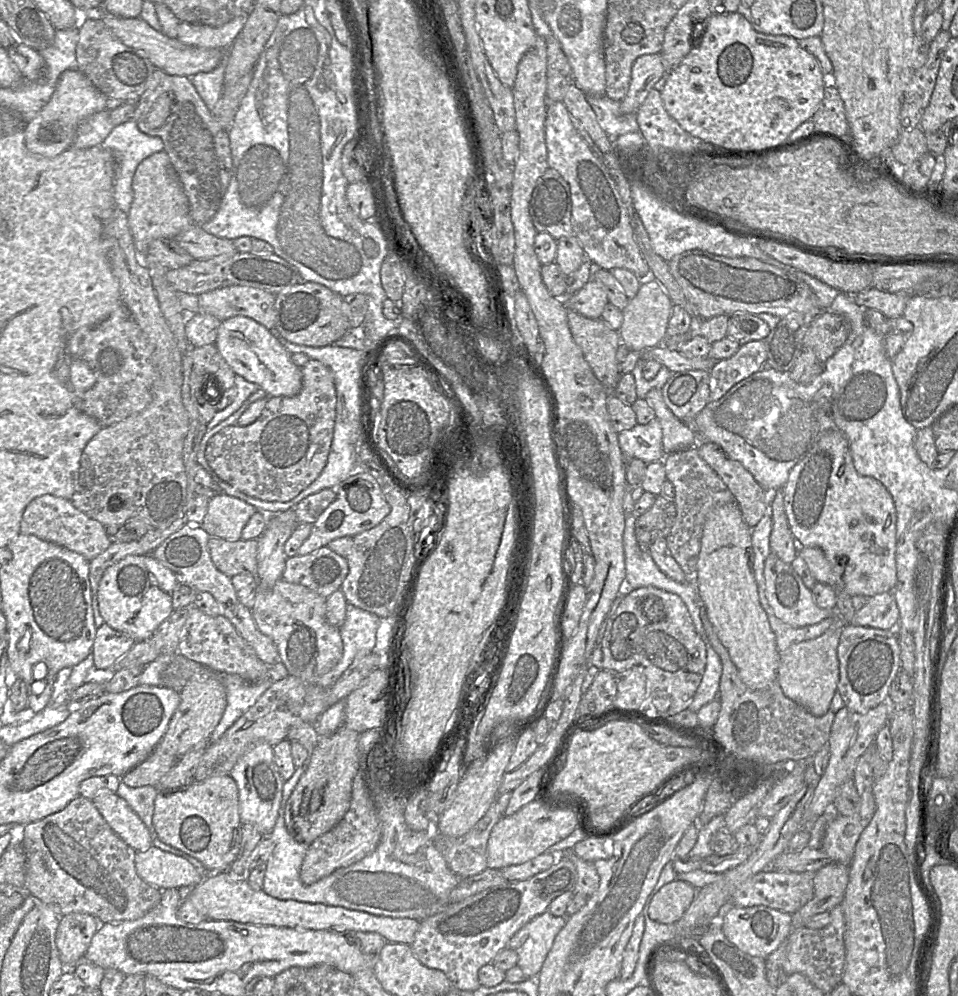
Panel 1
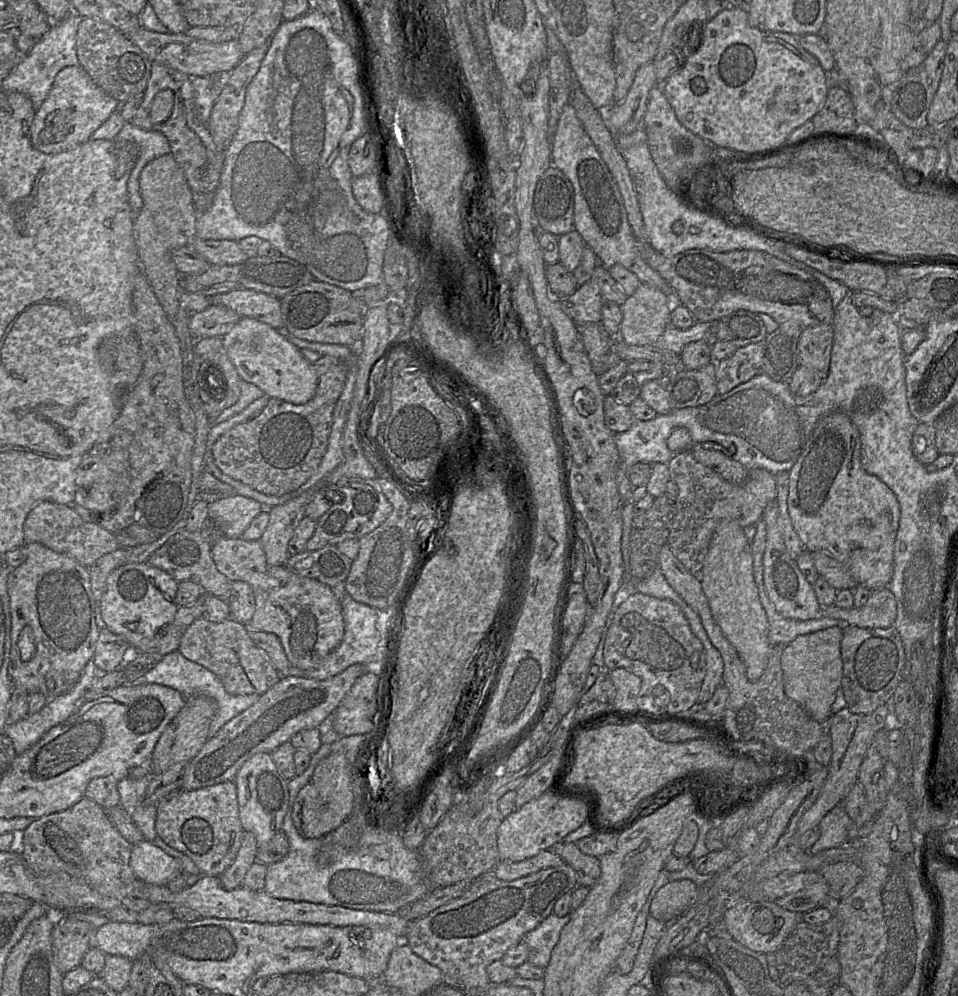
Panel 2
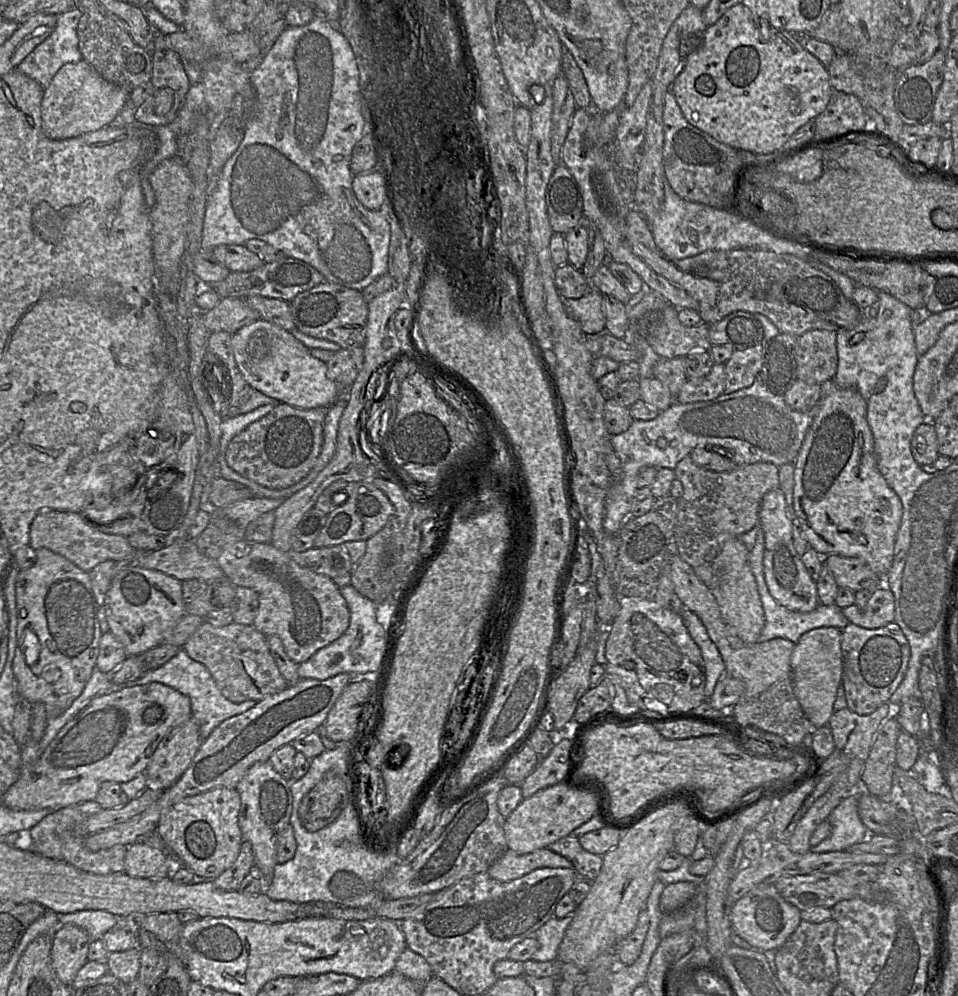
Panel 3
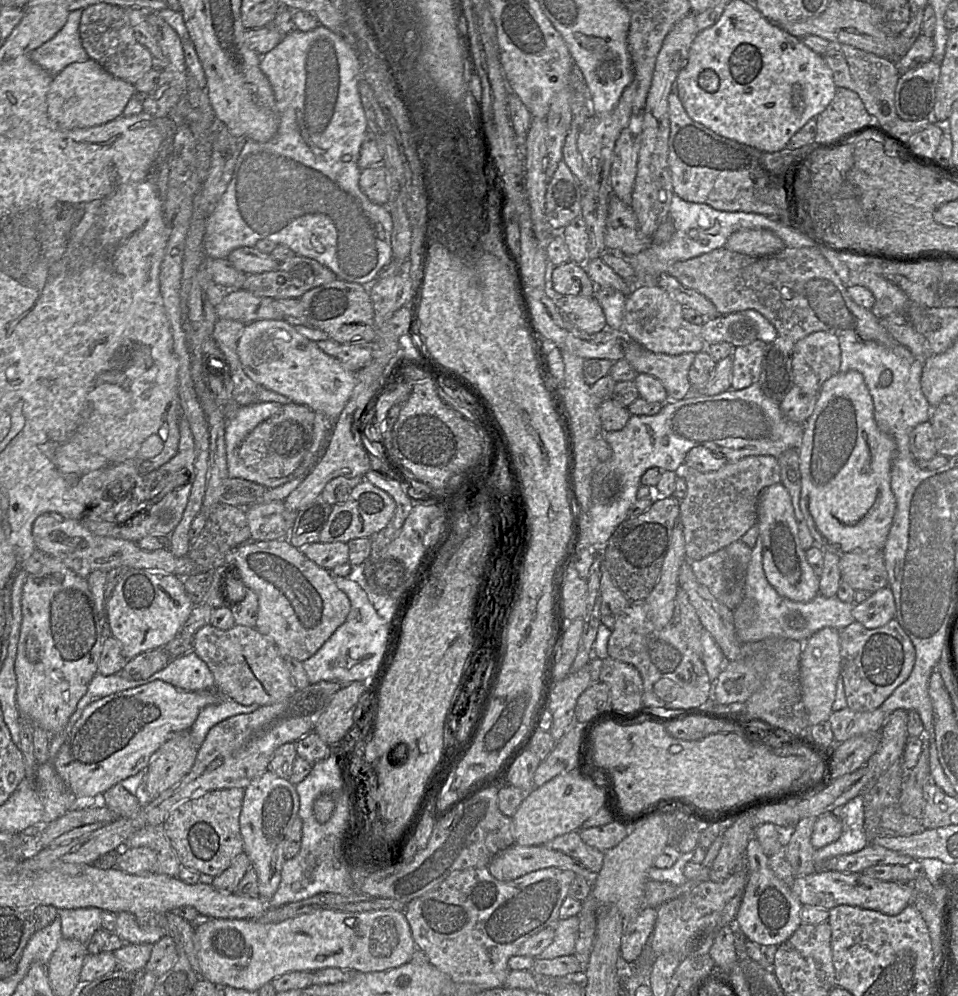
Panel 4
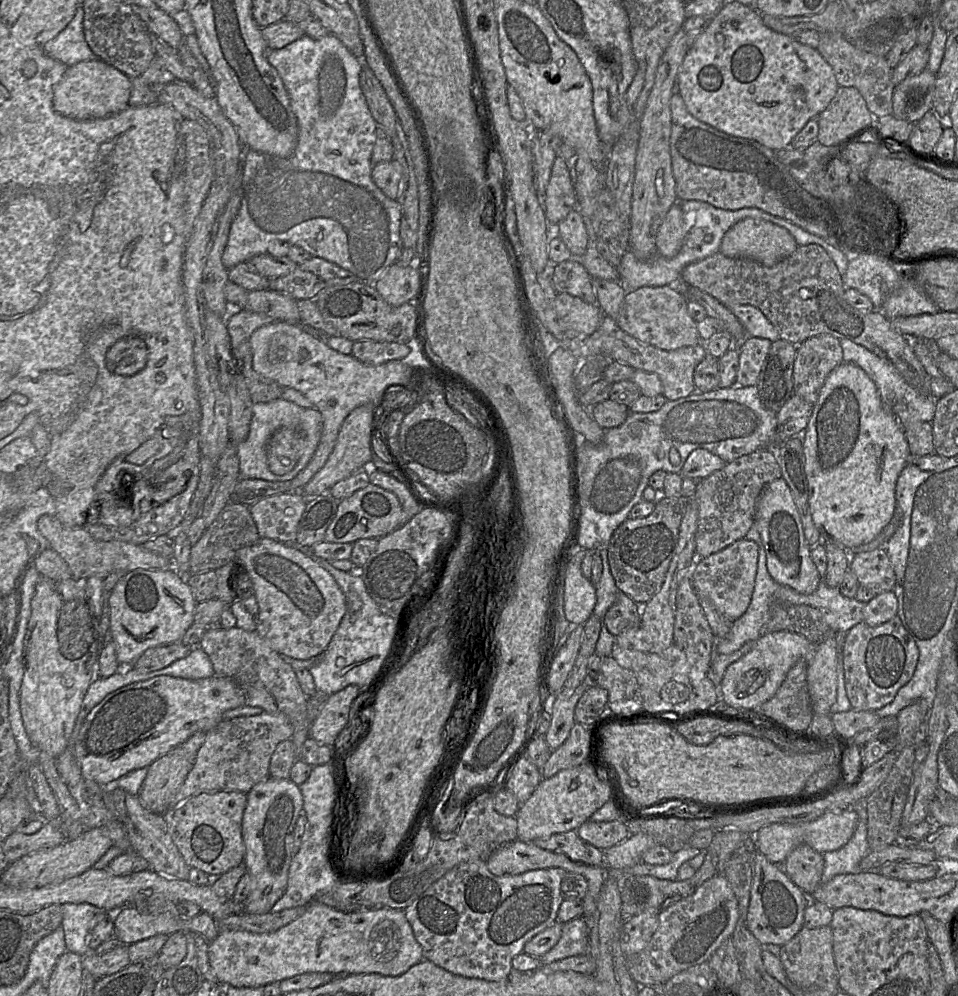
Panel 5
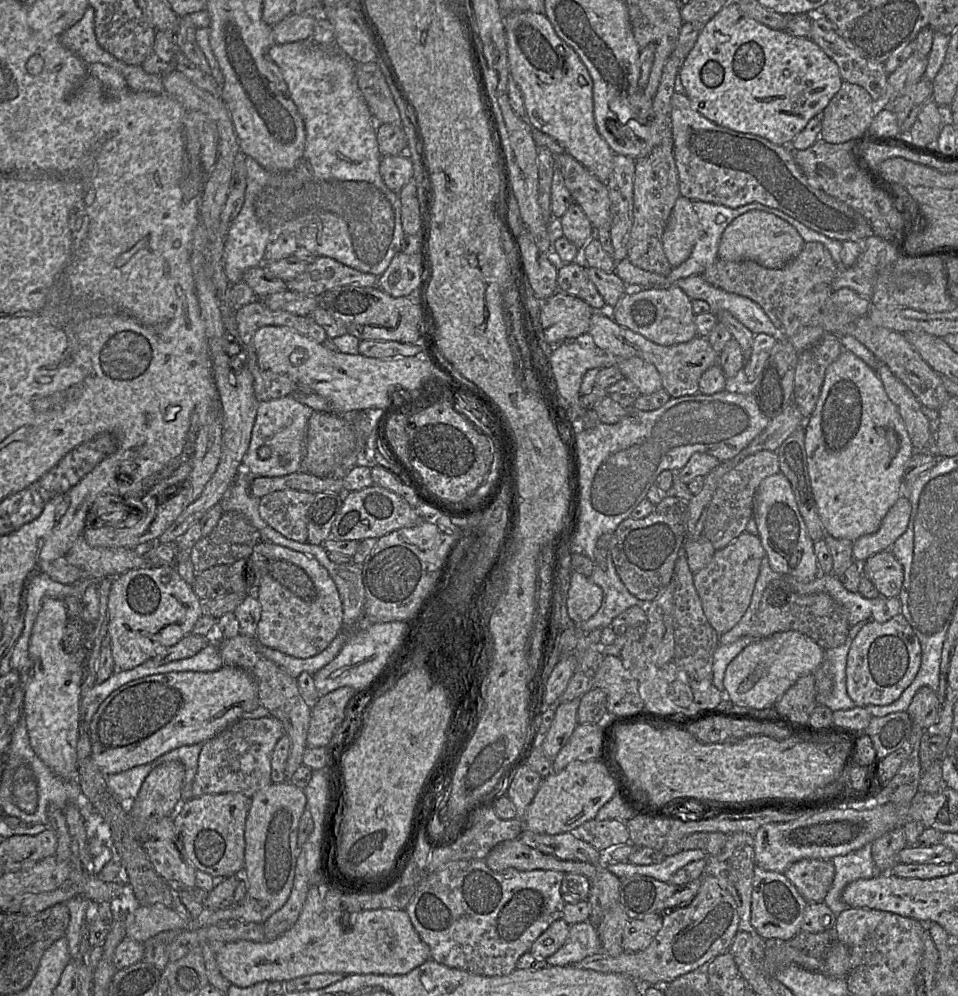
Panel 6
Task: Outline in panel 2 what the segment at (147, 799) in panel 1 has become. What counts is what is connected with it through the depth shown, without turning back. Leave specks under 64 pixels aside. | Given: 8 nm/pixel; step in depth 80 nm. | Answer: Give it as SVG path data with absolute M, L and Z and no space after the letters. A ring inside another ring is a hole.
M125 778L118 781L117 789L120 796L119 805L130 815L142 832L144 839L154 841L157 838L155 829L156 805L146 804L145 801L145 793L150 778Z

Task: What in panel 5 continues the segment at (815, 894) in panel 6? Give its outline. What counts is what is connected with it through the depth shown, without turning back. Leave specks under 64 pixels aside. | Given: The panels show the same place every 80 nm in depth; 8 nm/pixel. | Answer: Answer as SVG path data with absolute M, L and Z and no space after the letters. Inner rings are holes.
M801 844L789 853L781 866L790 880L811 896L821 883L824 859L809 845Z

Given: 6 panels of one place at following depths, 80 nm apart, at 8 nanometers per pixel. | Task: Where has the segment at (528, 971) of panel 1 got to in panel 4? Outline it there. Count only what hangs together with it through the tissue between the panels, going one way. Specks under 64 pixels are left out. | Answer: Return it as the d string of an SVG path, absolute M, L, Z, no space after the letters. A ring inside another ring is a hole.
M578 915L559 920L554 926L553 942L538 957L540 959L554 959L561 956L574 955L579 924Z

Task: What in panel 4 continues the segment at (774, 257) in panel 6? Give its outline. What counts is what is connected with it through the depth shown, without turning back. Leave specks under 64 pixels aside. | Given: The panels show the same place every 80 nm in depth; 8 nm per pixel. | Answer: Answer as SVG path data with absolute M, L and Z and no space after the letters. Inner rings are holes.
M746 229L732 233L724 248L752 257L764 257L782 251L785 244L770 230Z

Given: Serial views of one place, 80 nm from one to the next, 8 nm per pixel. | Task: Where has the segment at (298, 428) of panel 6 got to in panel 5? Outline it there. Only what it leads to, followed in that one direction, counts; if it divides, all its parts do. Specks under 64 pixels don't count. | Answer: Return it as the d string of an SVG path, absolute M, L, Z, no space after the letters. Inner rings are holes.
M282 398L266 403L253 404L249 433L246 439L235 447L241 478L261 479L271 482L291 481L306 467L313 457L320 442L322 427L323 417L316 408L303 408ZM281 427L301 427L304 431L304 451L291 471L284 475L276 475L268 468L267 449L271 436Z

